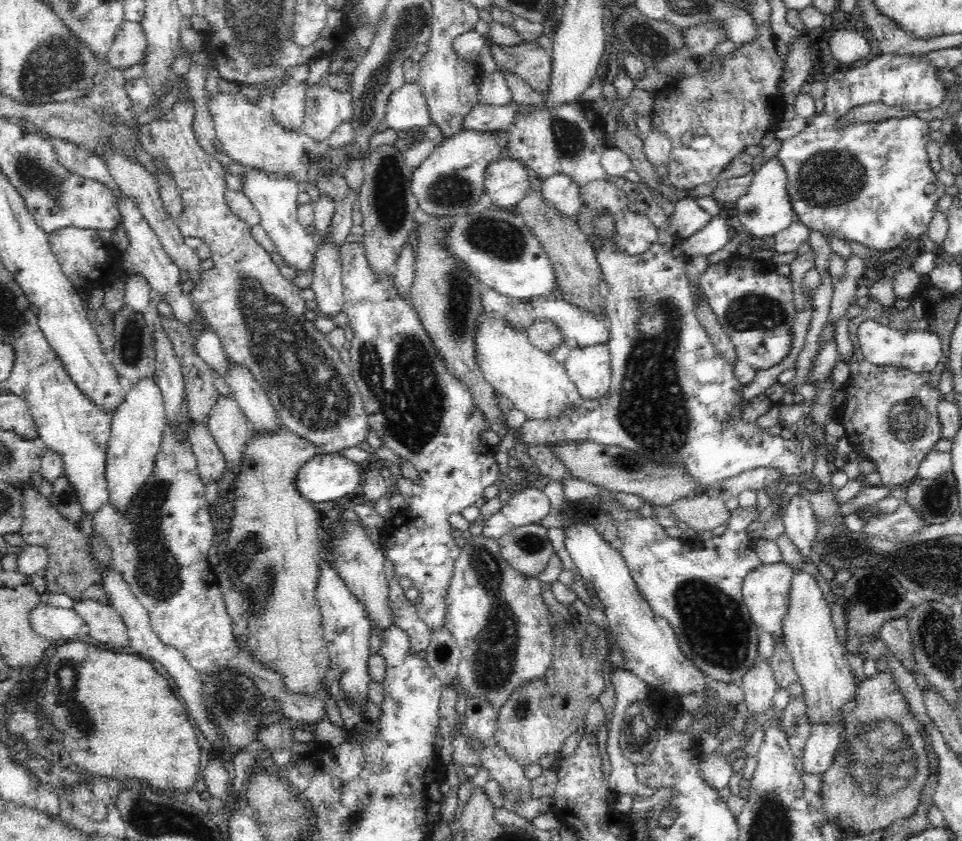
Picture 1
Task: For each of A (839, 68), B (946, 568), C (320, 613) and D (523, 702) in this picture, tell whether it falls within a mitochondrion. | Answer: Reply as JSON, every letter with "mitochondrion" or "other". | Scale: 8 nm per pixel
{"A":"other","B":"mitochondrion","C":"other","D":"mitochondrion"}

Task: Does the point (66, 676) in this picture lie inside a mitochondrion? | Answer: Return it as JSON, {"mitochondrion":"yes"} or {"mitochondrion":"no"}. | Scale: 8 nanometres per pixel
{"mitochondrion":"yes"}

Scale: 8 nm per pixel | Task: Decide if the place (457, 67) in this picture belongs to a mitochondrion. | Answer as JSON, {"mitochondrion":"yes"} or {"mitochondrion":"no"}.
{"mitochondrion":"no"}

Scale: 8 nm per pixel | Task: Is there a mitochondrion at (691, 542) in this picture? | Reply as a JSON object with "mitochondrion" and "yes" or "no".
{"mitochondrion":"no"}

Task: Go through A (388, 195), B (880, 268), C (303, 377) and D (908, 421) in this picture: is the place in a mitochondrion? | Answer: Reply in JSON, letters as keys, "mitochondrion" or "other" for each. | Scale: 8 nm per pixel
{"A":"mitochondrion","B":"other","C":"mitochondrion","D":"mitochondrion"}

